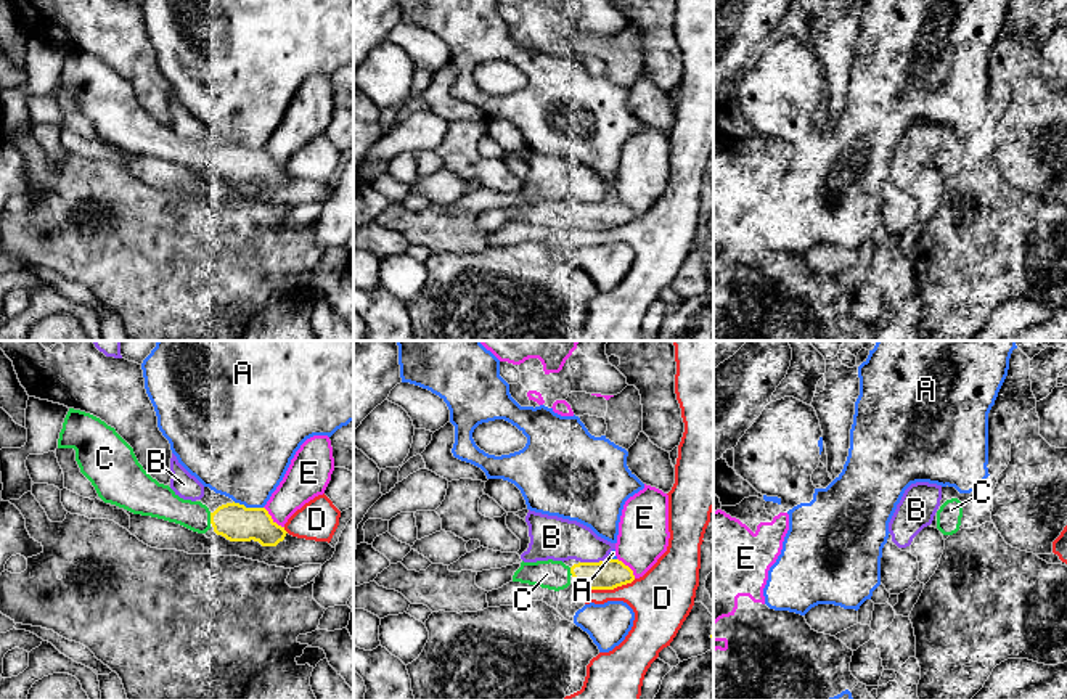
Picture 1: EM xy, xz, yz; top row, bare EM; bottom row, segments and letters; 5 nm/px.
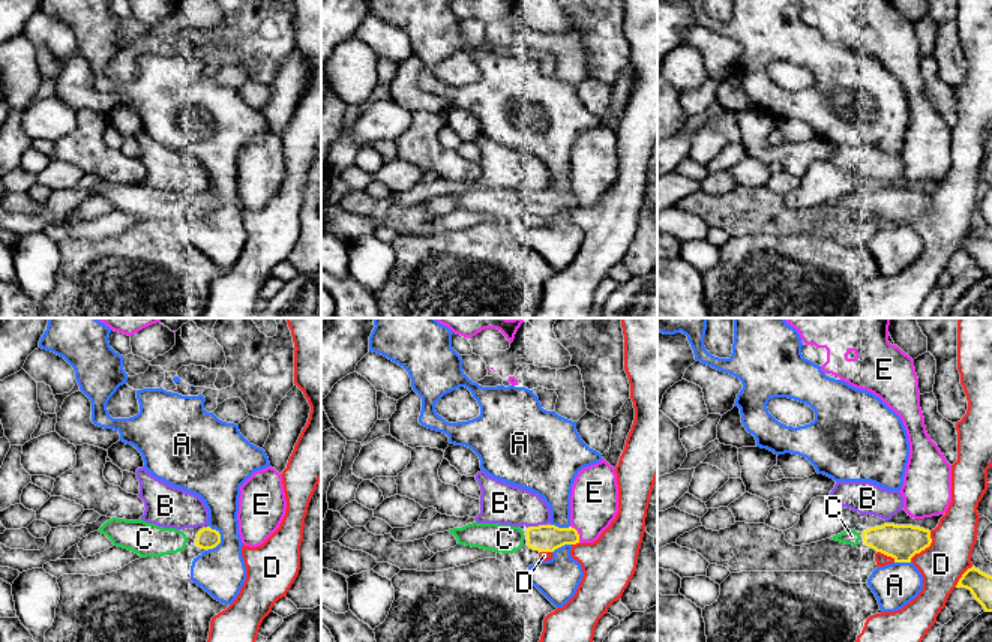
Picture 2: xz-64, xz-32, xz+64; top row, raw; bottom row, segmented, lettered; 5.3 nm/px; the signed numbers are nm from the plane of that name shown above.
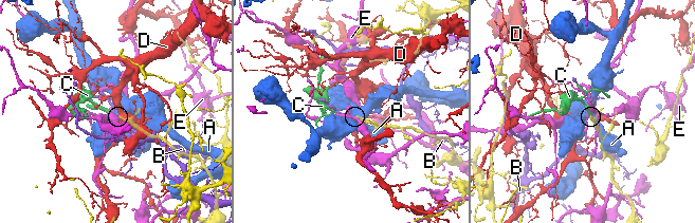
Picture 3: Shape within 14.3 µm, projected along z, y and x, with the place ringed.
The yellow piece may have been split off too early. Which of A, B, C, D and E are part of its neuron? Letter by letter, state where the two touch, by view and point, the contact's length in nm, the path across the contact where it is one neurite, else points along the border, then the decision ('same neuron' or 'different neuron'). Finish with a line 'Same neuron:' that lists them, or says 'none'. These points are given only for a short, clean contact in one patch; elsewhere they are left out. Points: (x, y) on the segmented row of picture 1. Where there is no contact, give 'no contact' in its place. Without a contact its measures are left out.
A: xy (248, 508) | 160 nm | different neuron
B: xz (593, 563) | 140 nm | along xz (606, 558), (580, 563) | different neuron
C: xy (211, 518) | 60 nm | same neuron
D: xz (609, 588) | 280 nm | different neuron
E: xy (270, 518) | 150 nm | different neuron
Same neuron: C

